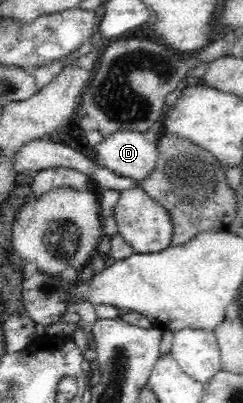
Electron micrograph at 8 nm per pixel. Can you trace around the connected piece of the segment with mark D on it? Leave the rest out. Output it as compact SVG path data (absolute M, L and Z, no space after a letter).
M122 129L110 133L93 148L98 166L112 169L120 177L130 177L138 185L156 168L157 145L145 137L145 133Z

